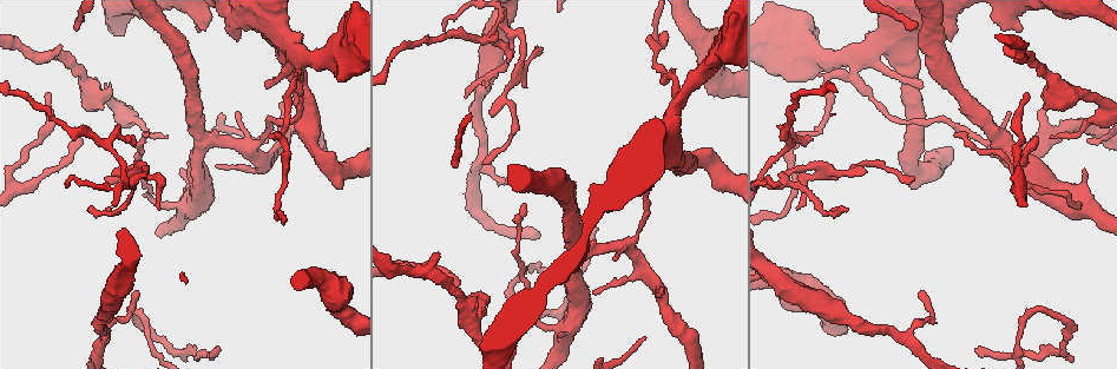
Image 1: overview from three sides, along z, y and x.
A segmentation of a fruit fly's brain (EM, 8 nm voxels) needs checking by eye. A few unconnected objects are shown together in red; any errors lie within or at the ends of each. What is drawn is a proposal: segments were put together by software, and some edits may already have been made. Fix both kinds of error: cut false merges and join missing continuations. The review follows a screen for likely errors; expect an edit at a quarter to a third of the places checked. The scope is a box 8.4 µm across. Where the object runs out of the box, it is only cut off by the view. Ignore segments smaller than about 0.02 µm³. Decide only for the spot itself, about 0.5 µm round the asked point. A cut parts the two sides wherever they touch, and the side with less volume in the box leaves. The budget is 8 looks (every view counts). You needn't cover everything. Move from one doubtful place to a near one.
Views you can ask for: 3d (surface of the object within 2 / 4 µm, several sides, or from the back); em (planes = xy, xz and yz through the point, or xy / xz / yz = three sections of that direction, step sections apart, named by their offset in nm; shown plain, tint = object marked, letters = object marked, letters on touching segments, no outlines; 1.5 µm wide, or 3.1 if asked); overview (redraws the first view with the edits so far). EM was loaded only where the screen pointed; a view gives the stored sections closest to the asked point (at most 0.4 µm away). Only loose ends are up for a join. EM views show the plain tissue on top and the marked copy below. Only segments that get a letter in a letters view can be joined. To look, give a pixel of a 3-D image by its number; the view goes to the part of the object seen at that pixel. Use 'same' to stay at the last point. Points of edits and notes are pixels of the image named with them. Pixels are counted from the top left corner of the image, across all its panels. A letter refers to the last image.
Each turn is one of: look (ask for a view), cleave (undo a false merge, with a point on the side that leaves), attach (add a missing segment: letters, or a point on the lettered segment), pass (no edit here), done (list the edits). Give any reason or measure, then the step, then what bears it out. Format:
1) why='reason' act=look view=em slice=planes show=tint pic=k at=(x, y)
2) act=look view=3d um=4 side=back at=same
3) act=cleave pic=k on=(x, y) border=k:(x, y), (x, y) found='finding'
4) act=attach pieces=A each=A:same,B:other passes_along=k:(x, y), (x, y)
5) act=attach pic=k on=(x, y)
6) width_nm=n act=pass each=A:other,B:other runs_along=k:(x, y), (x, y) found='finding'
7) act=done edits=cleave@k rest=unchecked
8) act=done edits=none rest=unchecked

why='free end' act=look view=3d um=2 pic=1 at=(1005, 46)

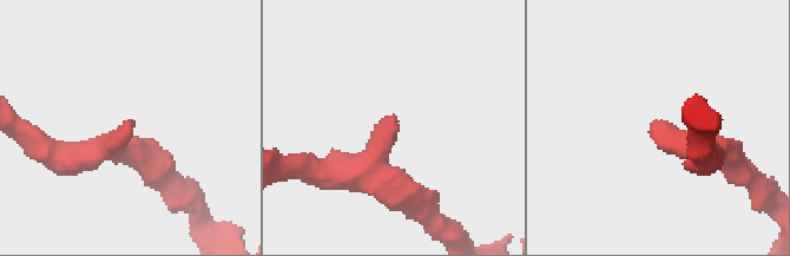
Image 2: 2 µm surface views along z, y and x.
act=look view=em slice=planes show=letters pic=2 at=(127, 121)

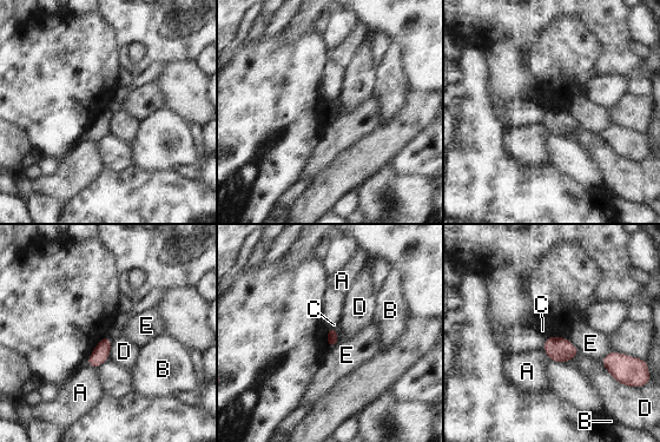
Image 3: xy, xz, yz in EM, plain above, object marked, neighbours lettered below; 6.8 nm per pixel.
act=pass each=A:other,B:other,C:other,D:other,E:other border=3:(565, 337), (580, 351) found='none of them fits'

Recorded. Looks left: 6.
why='tapers out' act=look view=em slice=yz step=8 show=letters pic=1 at=(133, 138)

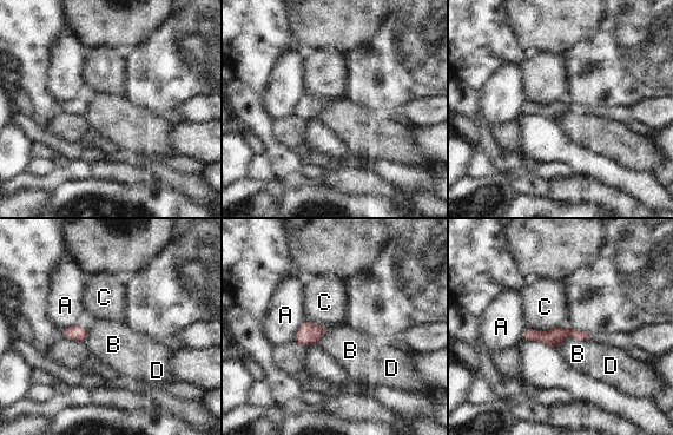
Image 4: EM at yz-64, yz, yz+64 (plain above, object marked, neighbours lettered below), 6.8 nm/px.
why='another direction' act=look view=em slice=xz step=4 show=letters at=same

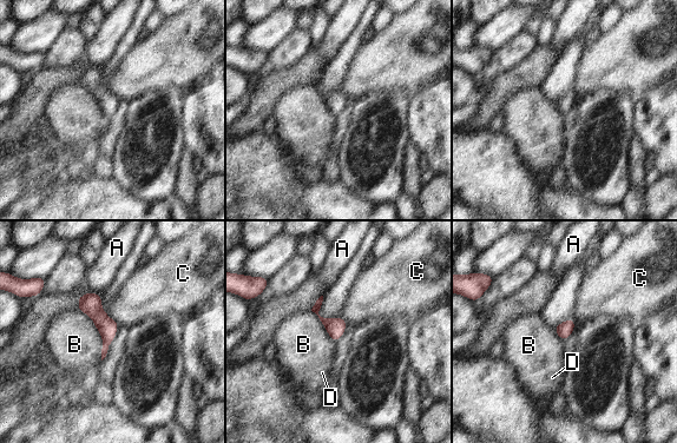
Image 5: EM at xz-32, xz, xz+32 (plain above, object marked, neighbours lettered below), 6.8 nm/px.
longest_contact=B:380nm act=pass each=A:other,B:other,C:other,D:other border=5:(105, 311), (119, 325) found='no lettered segment goes on from it'

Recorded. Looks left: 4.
why='thin end' act=look view=3d um=4 pic=1 at=(464, 96)

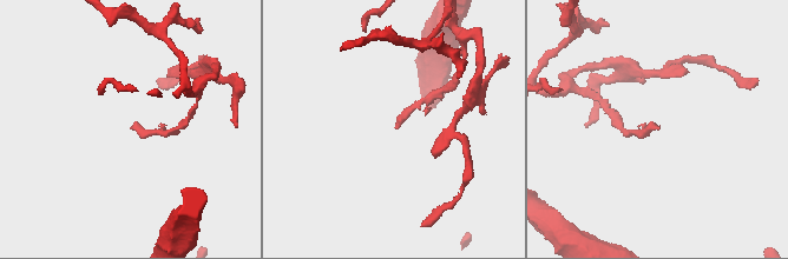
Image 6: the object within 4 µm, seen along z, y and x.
why='now the EM' act=look view=em slice=planes show=letters pic=6 at=(133, 130)

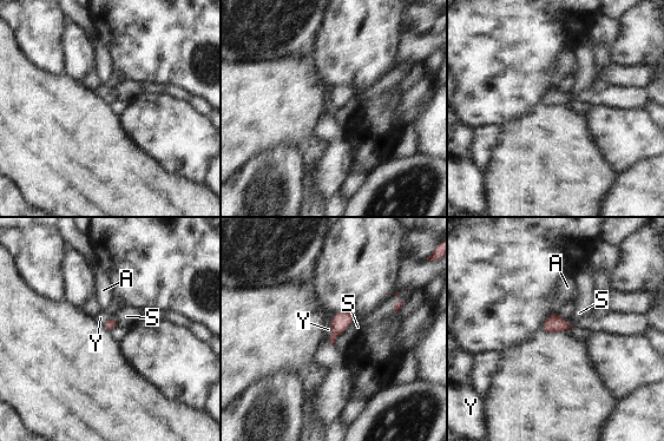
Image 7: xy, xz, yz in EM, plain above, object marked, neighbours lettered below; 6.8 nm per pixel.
act=attach pieces=A each=A:same,S:other,Y:other passes_along=7:(553, 323), (553, 311), (567, 287) found='the neuron continues'

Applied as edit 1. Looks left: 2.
act=done edits=attach@7 rest=unchecked

